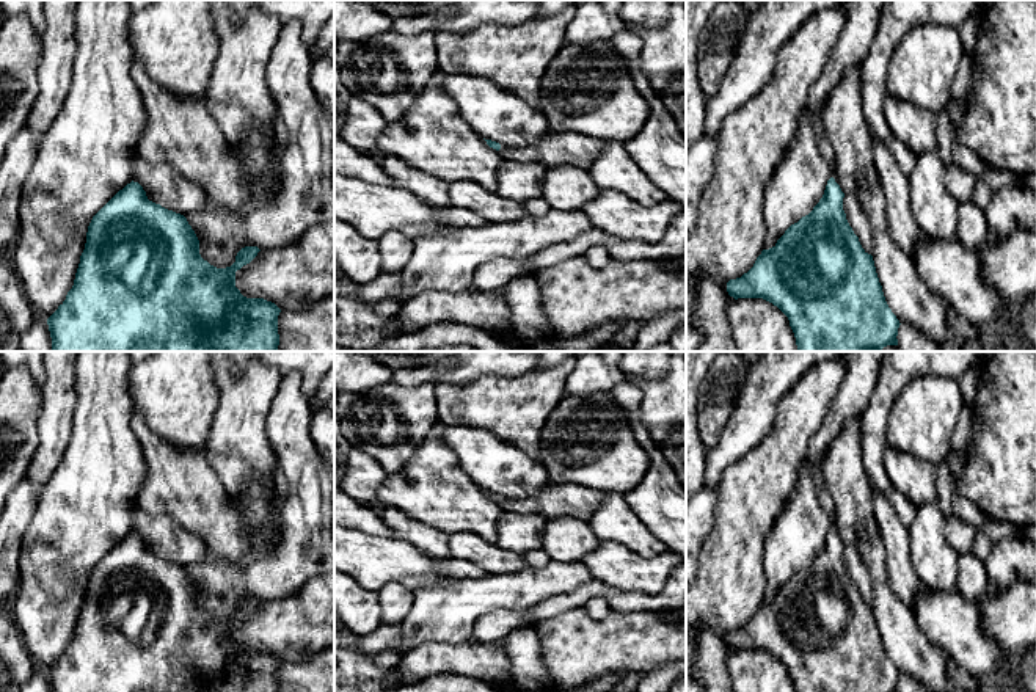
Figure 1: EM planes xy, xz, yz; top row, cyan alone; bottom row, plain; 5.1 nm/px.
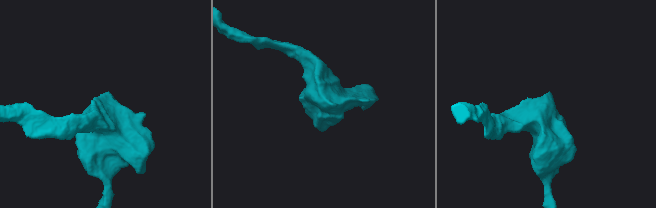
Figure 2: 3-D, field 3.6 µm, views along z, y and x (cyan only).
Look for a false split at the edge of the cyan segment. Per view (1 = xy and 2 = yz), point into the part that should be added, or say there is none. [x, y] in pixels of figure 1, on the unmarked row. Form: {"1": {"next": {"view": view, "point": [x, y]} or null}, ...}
{"1": {"next": null}, "2": {"next": null}}

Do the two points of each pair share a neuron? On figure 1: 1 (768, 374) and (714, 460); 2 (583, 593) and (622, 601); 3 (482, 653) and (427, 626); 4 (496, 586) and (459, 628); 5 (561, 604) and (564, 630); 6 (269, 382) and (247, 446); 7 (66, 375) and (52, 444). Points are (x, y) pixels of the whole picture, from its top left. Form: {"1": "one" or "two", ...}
{"1": "one", "2": "one", "3": "two", "4": "one", "5": "two", "6": "one", "7": "one"}

